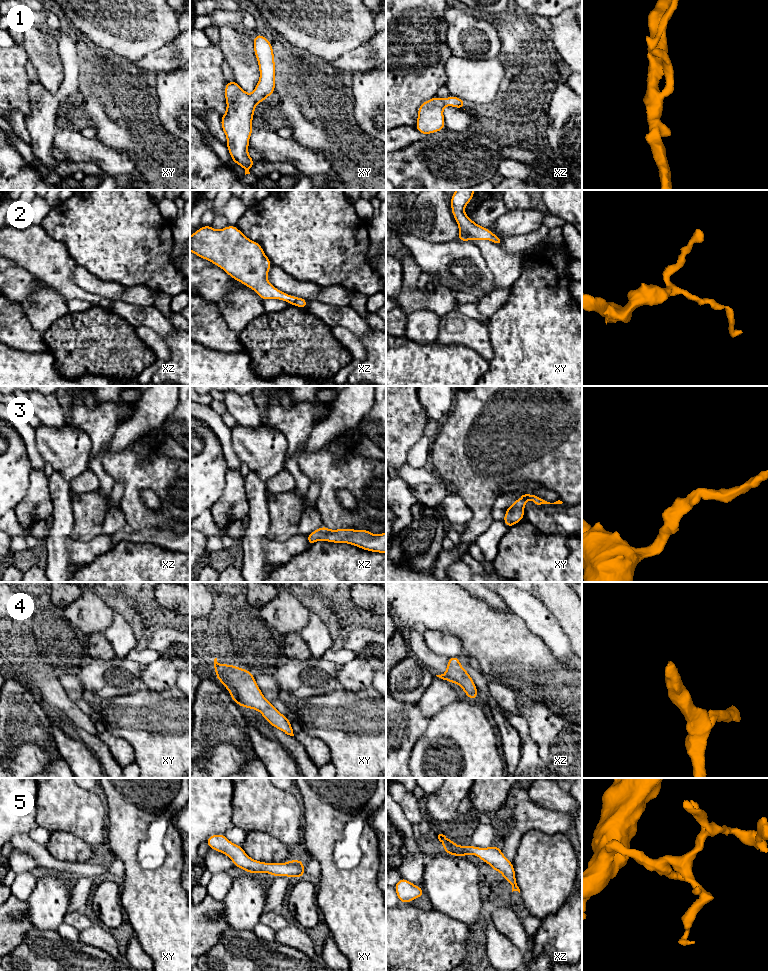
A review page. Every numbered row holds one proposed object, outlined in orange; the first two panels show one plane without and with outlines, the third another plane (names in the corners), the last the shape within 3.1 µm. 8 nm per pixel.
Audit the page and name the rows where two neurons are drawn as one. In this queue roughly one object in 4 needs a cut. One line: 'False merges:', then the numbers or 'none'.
False merges: none

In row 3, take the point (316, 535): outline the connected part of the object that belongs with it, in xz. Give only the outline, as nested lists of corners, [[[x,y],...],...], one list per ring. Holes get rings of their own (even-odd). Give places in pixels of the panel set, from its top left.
[[[325,525],[307,535],[308,546],[318,540],[331,543],[352,544],[363,550],[386,554],[386,532],[372,534],[367,529],[346,529],[330,530]]]

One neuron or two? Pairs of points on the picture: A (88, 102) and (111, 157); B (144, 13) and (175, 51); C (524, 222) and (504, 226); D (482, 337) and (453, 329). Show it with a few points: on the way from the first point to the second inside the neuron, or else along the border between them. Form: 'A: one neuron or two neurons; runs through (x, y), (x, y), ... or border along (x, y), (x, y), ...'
A: two neurons; border along (95, 137), (107, 146), (128, 154)
B: two neurons; border along (179, 33), (172, 42), (147, 53)
C: one neuron; runs through (519, 222), (509, 225)
D: one neuron; runs through (475, 335), (460, 329)

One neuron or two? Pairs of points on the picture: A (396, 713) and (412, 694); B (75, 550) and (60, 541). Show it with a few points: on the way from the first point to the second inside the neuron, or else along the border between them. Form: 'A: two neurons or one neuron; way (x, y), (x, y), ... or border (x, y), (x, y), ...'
A: two neurons; border (396, 698), (401, 701), (417, 703)
B: two neurons; border (68, 538), (66, 548), (71, 564)

